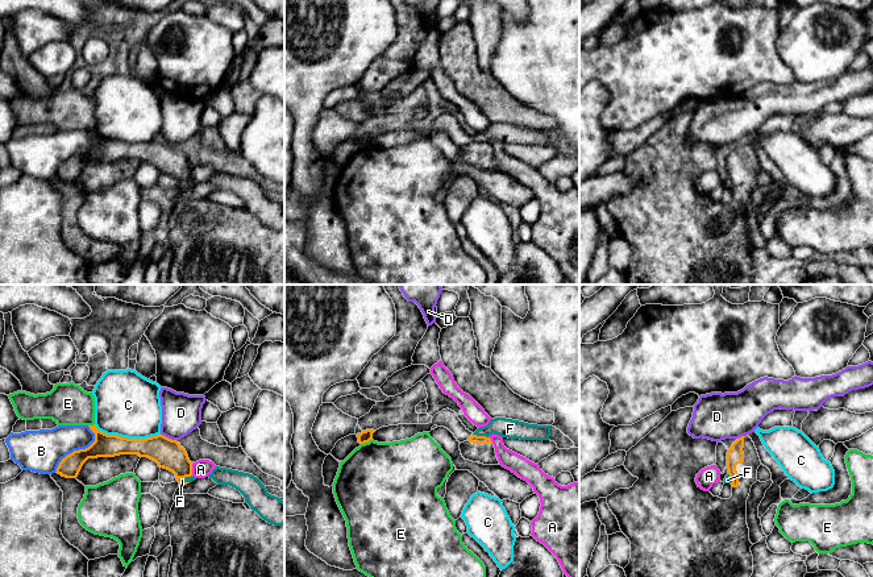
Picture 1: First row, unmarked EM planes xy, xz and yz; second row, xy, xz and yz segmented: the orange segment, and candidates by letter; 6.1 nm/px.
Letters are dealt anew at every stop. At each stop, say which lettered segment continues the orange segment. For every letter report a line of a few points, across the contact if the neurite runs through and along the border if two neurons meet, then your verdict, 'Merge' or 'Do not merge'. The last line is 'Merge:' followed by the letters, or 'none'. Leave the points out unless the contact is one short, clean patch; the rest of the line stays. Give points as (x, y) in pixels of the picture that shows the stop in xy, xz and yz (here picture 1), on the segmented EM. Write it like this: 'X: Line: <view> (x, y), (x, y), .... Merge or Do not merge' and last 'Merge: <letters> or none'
A: Line: xy (194, 463), (191, 474). Do not merge
B: Line: xy (88, 426), (94, 440), (87, 447), (70, 452), (54, 472). Do not merge
C: Do not merge
D: Line: xy (159, 434), (177, 441). Do not merge
E: Do not merge
F: Line: xz (473, 434), (487, 438). Do not merge
Merge: none

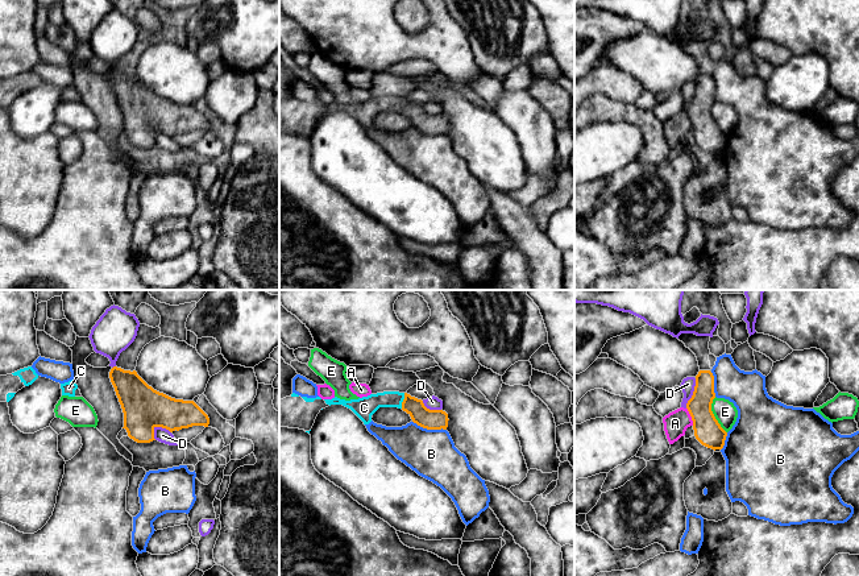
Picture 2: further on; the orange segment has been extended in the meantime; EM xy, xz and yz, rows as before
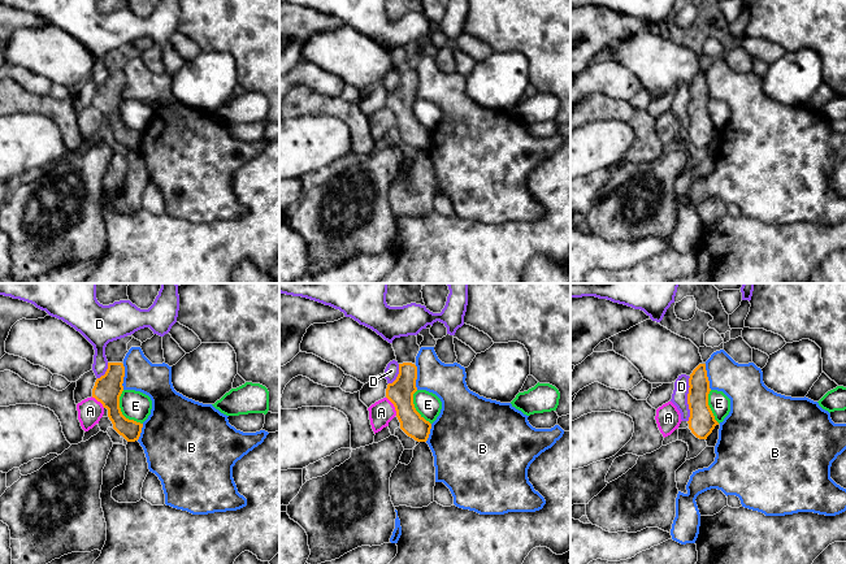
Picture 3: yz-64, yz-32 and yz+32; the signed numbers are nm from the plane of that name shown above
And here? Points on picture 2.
A: Line: yz (687, 407), (693, 425). Do not merge
B: Do not merge
C: Merge
D: Do not merge
E: Line: yz (714, 397), (712, 413), (726, 432). Do not merge
Merge: C

